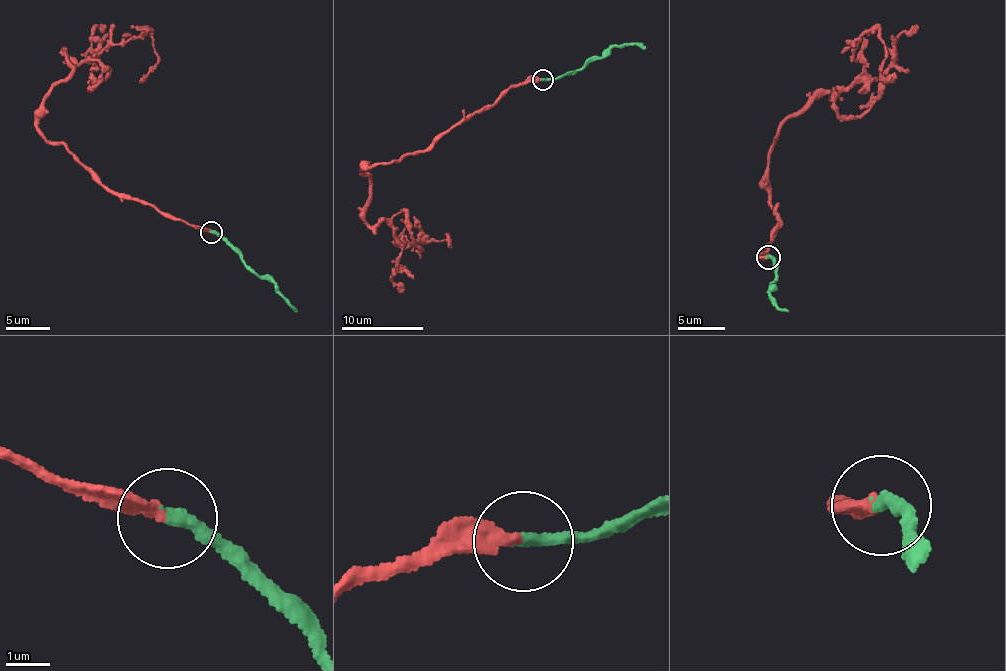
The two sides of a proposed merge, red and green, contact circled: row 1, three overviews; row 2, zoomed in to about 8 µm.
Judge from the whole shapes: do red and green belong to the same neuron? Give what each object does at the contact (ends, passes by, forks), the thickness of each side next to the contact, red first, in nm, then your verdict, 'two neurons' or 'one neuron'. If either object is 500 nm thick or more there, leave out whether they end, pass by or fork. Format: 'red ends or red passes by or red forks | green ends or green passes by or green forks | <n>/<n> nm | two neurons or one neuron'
red ends | green ends | 240/280 nm | one neuron

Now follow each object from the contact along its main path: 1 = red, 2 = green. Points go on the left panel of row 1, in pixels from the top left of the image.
1: (212, 231), (121, 195), (37, 125), (71, 70), (66, 52), (90, 62), (150, 32), (158, 64), (144, 75)
2: (212, 231), (246, 267), (275, 284), (295, 312)

